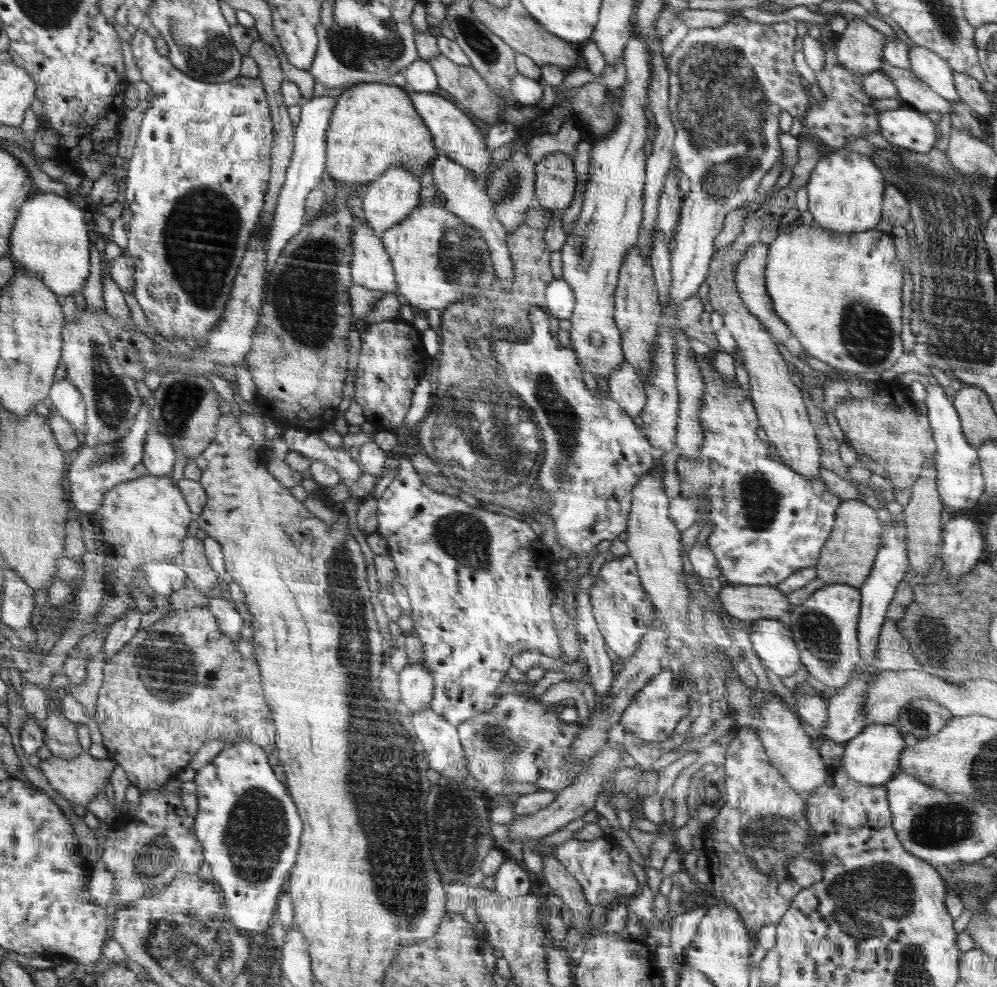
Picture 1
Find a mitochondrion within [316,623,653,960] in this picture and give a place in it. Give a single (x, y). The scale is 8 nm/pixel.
(457, 828)

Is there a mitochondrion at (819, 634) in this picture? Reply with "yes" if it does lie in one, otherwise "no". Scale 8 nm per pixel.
yes

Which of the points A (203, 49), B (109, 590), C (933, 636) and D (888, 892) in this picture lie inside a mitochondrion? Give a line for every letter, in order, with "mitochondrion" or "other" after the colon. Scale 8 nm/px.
A: mitochondrion
B: other
C: mitochondrion
D: mitochondrion

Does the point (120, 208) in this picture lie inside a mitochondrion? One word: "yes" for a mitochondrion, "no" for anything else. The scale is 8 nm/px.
no

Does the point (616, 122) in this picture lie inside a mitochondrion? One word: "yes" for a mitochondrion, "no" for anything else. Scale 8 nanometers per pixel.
no

